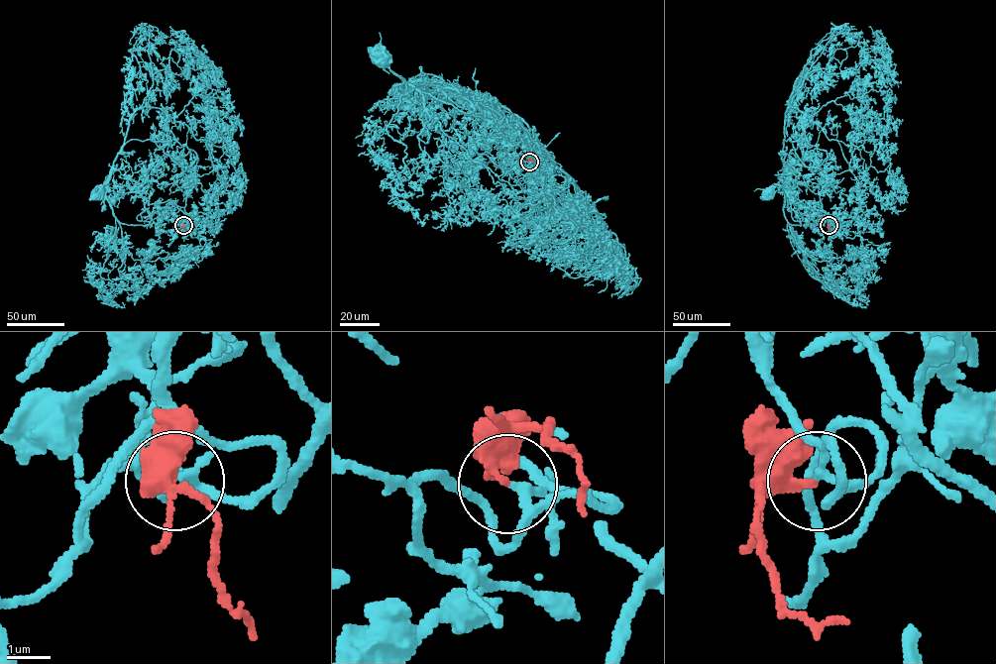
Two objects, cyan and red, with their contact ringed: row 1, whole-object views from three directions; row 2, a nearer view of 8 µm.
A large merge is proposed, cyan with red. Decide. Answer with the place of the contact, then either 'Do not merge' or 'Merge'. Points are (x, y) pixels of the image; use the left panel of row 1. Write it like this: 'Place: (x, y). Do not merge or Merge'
Place: (183, 225). Merge

